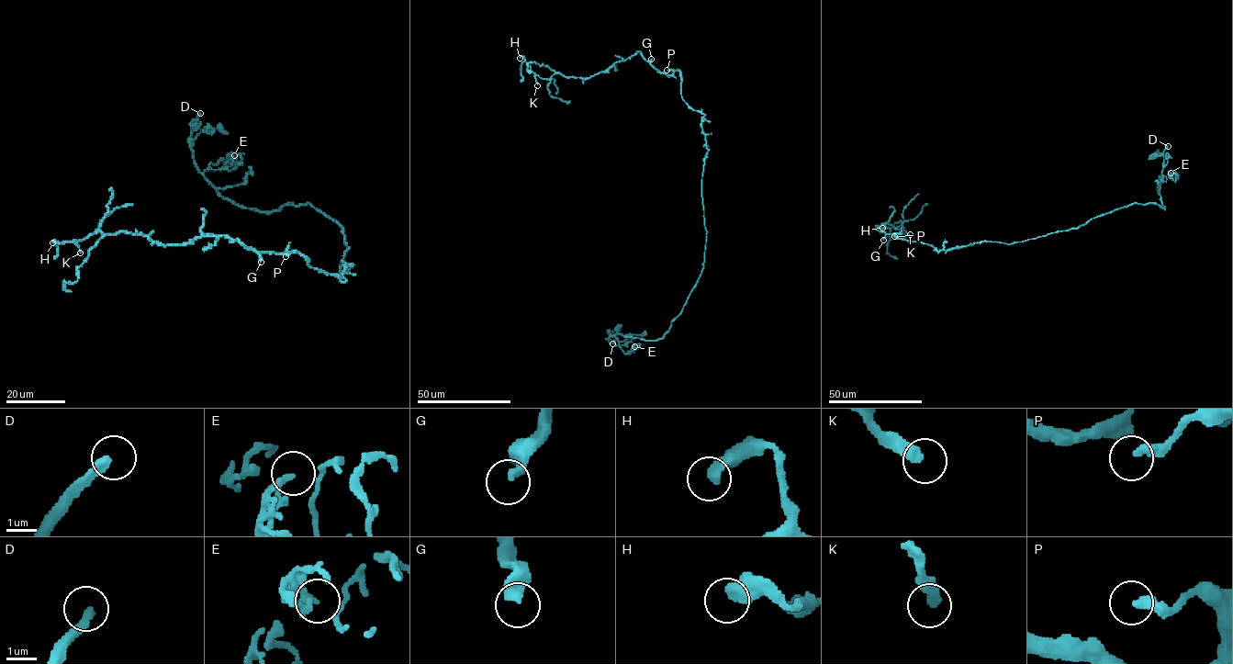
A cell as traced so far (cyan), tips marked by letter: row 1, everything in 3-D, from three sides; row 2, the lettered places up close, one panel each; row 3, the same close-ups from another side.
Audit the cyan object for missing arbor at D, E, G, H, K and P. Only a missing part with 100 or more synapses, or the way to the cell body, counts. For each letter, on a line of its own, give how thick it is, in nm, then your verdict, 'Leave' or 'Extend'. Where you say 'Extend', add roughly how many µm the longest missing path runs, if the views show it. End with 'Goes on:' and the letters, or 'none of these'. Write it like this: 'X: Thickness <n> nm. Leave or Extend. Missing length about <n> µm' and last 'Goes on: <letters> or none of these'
D: Thickness 300 nm. Extend. Missing length about 50 µm
E: Thickness 140 nm. Leave
G: Thickness 400 nm. Leave
H: Thickness 460 nm. Leave
K: Thickness 360 nm. Leave
P: Thickness 320 nm. Leave
Goes on: D

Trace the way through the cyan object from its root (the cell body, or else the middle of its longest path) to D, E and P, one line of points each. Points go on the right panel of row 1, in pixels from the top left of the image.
D: (979, 242), (1012, 244), (1077, 229), (1134, 203), (1156, 203), (1164, 208), (1159, 185), (1163, 151), (1168, 146)
E: (979, 242), (1012, 244), (1077, 229), (1134, 203), (1164, 208), (1159, 187), (1178, 175), (1176, 181), (1171, 173)
P: (979, 242), (938, 253), (928, 244), (898, 239), (894, 233), (894, 236)

